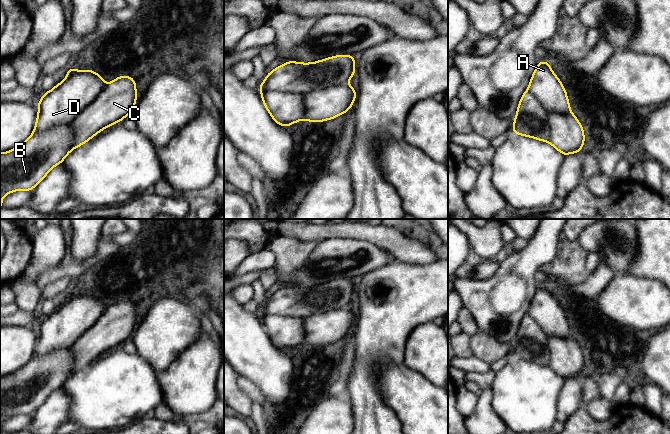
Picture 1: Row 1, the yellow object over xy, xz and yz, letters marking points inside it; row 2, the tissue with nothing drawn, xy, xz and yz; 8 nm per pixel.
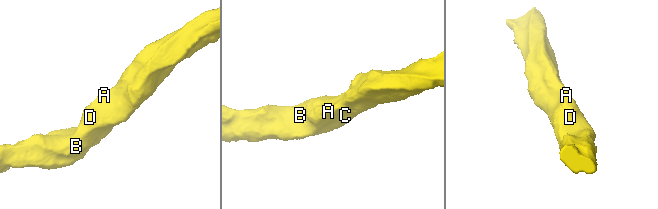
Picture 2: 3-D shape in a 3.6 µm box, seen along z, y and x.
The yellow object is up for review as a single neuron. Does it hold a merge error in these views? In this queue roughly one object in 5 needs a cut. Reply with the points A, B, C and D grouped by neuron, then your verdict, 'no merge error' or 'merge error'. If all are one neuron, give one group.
A B C D; no merge error

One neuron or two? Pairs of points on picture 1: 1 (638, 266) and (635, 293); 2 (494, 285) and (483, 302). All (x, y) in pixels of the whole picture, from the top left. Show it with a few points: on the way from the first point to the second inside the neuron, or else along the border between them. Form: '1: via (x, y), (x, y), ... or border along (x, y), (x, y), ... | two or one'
1: border along (627, 273), (655, 278), (659, 281) | two
2: via (490, 289), (483, 298) | one

